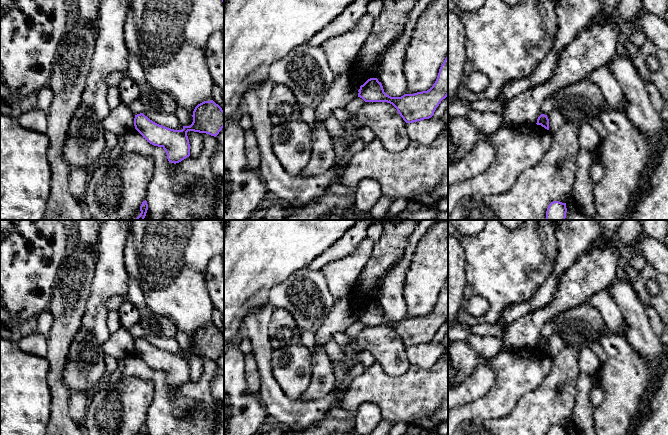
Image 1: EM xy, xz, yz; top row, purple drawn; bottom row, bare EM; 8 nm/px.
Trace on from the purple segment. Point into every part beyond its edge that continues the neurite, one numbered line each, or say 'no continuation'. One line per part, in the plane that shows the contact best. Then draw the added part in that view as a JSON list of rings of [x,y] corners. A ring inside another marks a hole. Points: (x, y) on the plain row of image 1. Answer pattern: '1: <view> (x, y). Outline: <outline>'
no continuation

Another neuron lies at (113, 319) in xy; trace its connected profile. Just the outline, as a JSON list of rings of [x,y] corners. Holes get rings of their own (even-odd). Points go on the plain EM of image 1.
[[[108,311],[106,324],[111,333],[116,332],[121,328],[120,316],[117,311]]]

